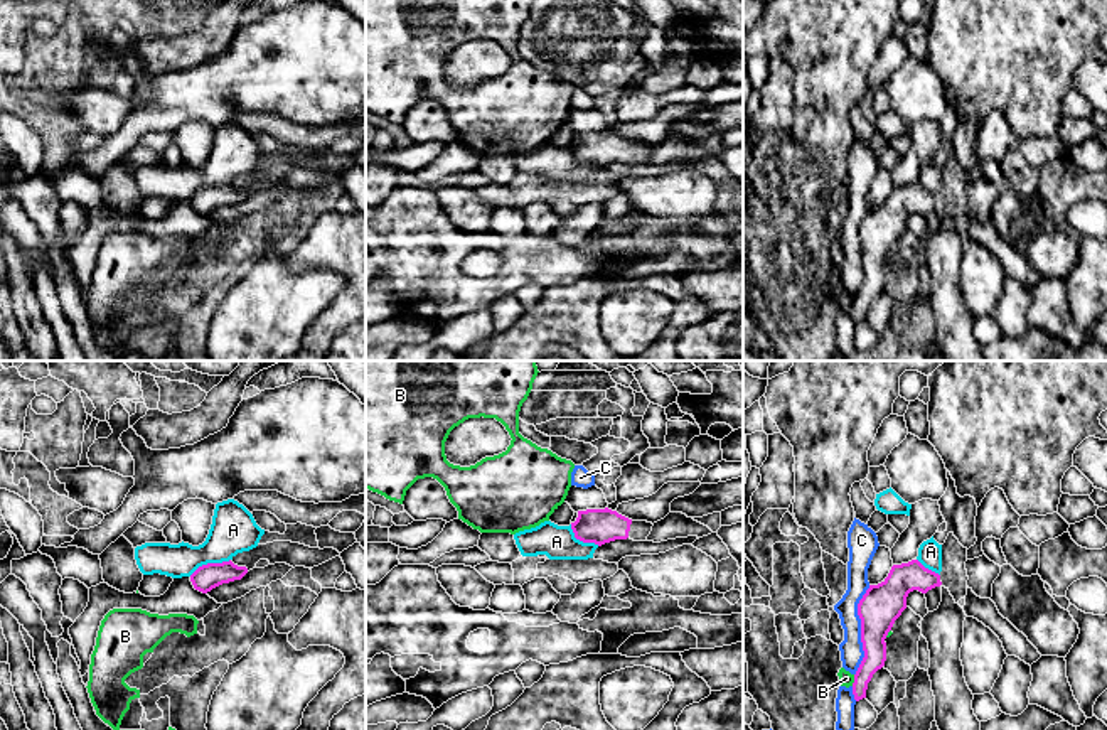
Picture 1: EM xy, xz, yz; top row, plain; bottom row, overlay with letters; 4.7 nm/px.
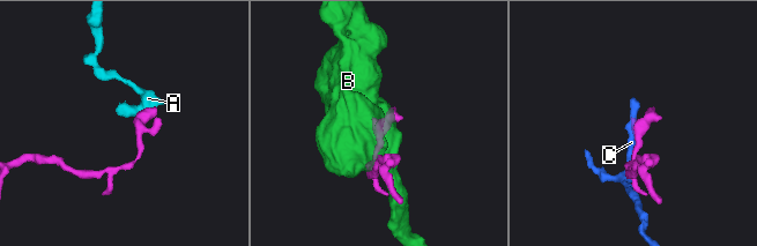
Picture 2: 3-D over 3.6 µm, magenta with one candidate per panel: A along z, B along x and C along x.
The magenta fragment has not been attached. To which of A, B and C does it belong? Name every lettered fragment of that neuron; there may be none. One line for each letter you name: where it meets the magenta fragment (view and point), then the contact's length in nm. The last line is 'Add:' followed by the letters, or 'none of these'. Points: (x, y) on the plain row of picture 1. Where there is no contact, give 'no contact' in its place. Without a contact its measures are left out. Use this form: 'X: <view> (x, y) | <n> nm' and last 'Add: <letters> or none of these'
Add: none of these

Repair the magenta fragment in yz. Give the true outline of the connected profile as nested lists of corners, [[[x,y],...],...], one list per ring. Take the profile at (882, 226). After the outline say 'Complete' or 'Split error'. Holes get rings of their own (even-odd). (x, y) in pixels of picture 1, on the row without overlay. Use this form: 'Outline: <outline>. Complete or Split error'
Outline: [[[918,182],[893,187],[881,206],[869,207],[858,226],[864,280],[853,305],[853,317],[856,324],[866,320],[868,305],[873,297],[885,288],[885,261],[895,243],[906,231],[908,216],[913,212],[927,216],[940,207],[940,197],[925,191]]]. Complete

